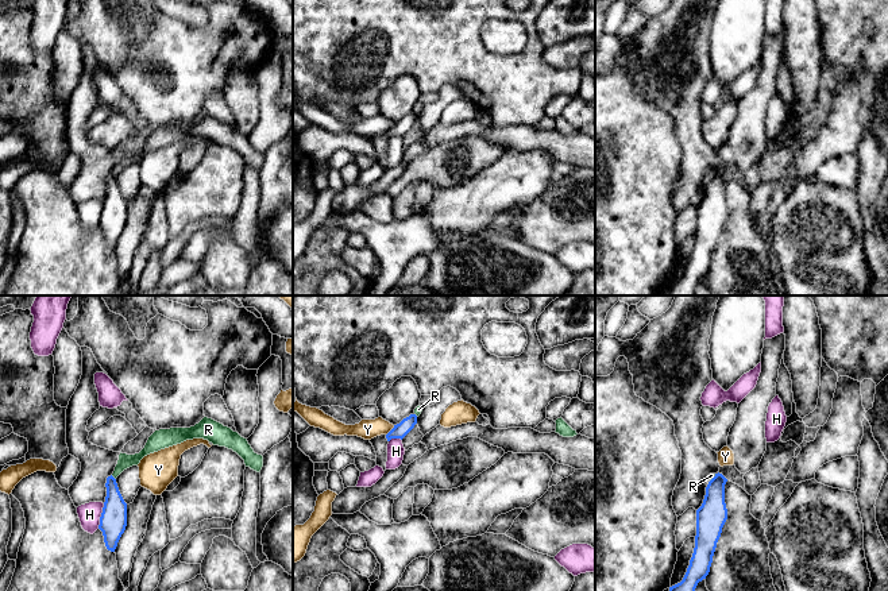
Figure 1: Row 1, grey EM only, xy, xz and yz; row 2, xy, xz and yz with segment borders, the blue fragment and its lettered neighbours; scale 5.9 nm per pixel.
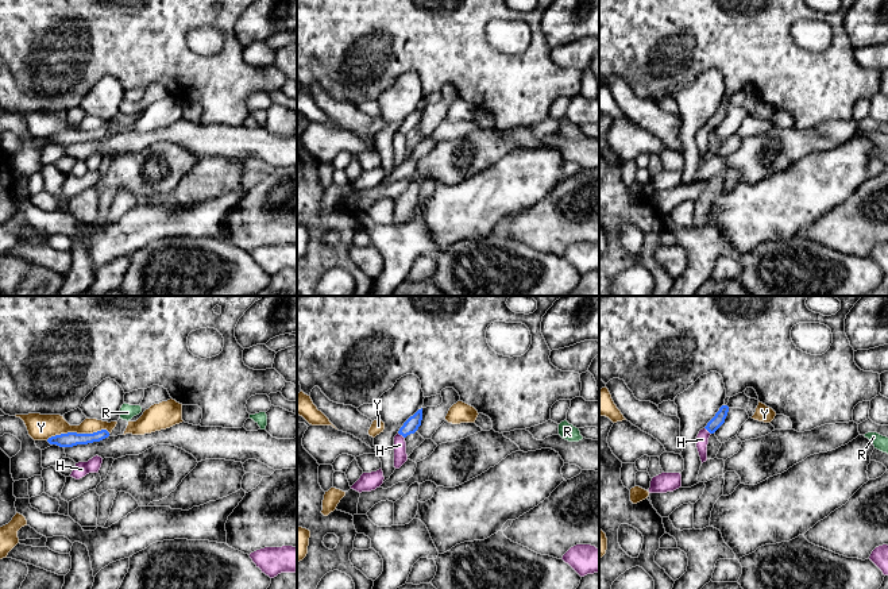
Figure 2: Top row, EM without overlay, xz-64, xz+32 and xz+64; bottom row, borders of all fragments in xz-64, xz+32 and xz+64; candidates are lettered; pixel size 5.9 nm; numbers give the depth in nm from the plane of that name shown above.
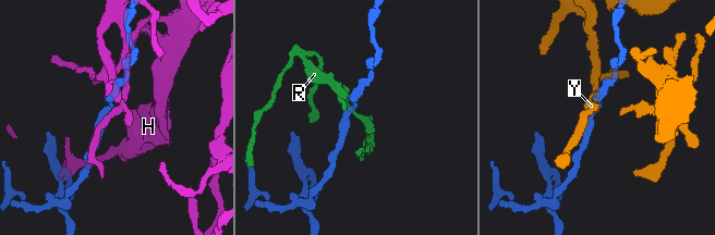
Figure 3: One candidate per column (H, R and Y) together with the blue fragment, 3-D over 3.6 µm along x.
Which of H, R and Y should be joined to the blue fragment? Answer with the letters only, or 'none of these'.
none of these

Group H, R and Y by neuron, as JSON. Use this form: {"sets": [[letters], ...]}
{"sets": [["H"], ["R"], ["Y"]]}

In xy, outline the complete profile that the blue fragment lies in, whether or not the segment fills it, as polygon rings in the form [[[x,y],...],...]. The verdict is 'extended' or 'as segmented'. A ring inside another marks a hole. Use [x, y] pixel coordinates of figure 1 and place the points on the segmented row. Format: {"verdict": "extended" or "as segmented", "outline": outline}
{"verdict": "as segmented", "outline": [[[112,475],[107,478],[105,487],[107,497],[99,529],[103,532],[107,549],[115,552],[127,526],[127,503],[124,502],[116,479]]]}

